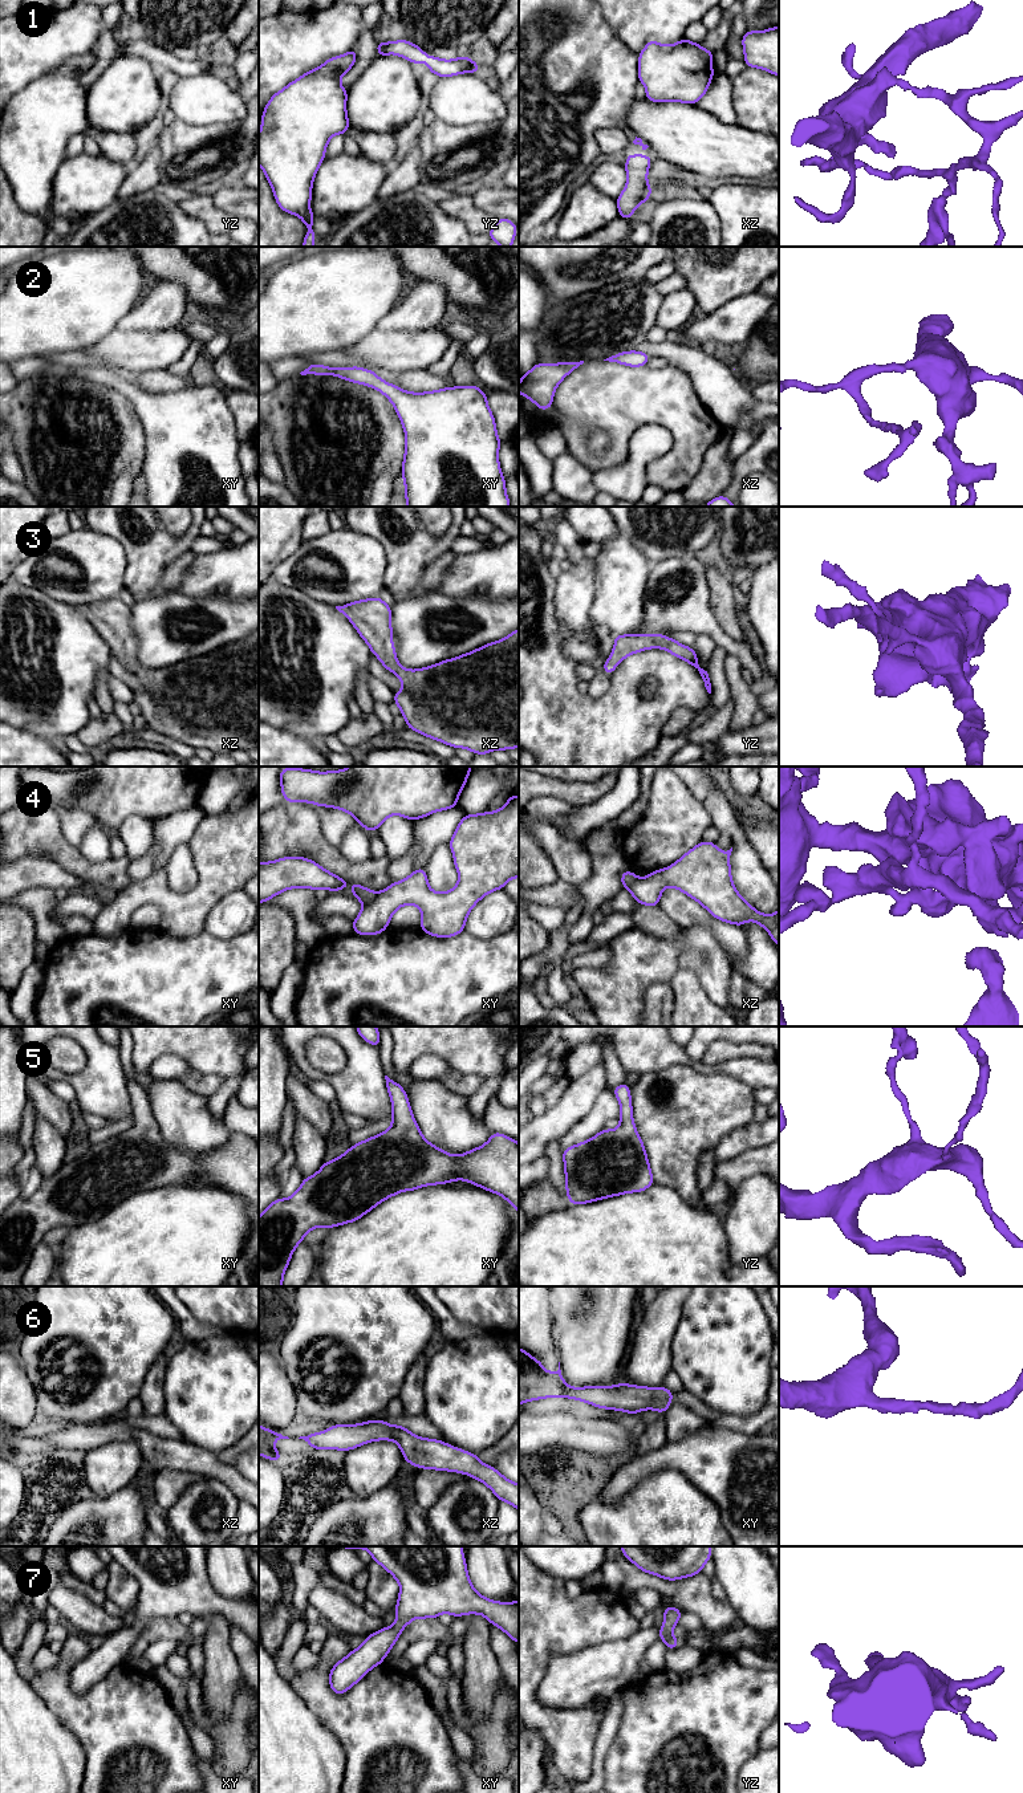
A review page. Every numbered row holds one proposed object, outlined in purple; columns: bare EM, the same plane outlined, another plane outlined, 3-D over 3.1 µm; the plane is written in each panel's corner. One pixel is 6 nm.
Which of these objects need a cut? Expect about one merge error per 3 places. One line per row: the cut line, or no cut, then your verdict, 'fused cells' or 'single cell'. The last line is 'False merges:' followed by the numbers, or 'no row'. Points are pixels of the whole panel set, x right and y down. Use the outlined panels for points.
1: no cut | single cell
2: no cut | single cell
3: no cut | single cell
4: xy (377, 893), (365, 906) | fused cells
5: no cut | single cell
6: no cut | single cell
7: no cut | single cell
False merges: 4

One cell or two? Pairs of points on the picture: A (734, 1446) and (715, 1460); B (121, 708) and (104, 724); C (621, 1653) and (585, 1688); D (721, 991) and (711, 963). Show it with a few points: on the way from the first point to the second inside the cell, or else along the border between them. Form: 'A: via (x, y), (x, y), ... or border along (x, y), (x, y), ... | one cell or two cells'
A: via (730, 1450), (719, 1460) | one cell
B: border along (114, 712), (125, 727) | two cells
C: via (612, 1662), (595, 1679) | one cell
D: via (717, 984), (714, 970) | one cell

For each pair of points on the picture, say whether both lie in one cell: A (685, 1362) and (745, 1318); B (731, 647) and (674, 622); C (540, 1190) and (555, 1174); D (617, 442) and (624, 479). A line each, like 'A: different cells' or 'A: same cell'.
A: same cell
B: same cell
C: different cells
D: different cells

